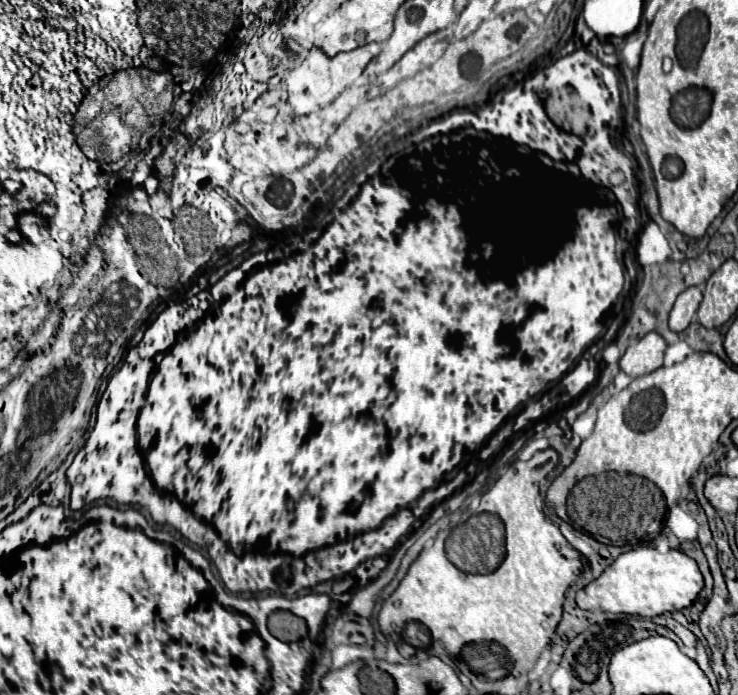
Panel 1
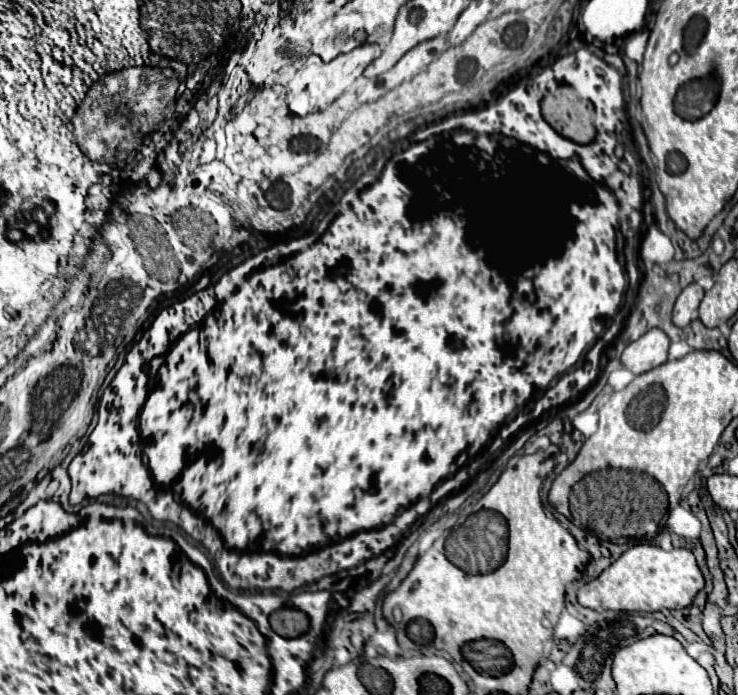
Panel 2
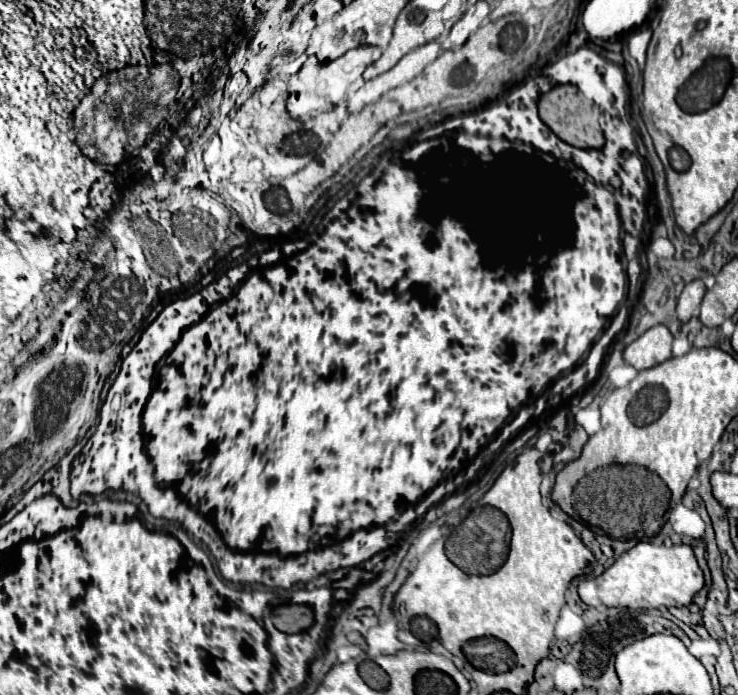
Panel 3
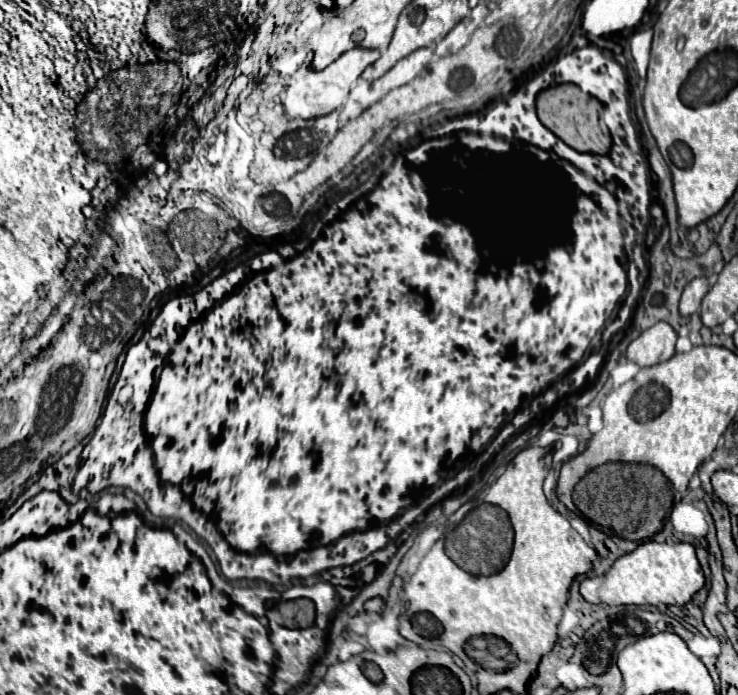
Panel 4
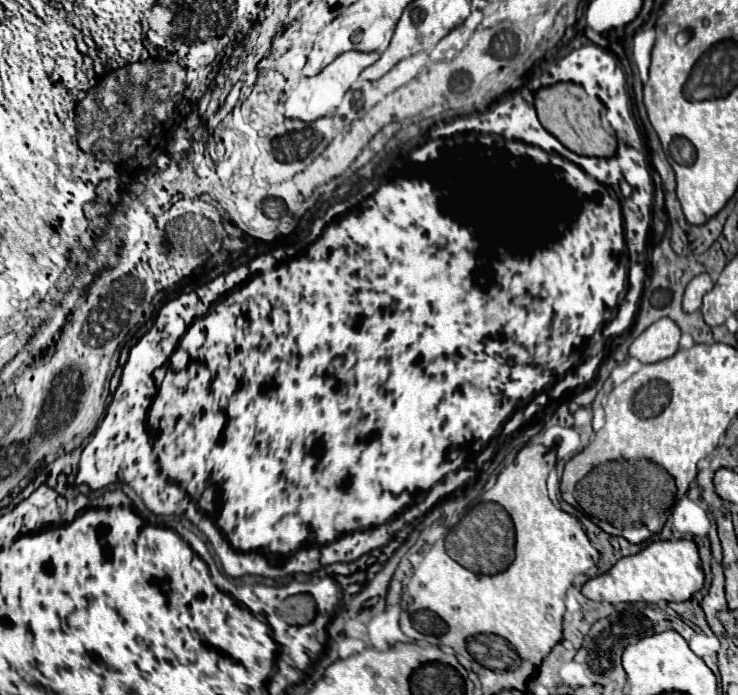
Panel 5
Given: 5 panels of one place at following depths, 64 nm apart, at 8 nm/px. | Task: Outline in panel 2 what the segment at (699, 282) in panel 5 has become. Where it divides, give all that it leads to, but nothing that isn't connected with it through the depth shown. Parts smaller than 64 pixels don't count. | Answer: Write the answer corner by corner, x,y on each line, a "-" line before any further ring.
690,284
682,290
682,294
678,296
678,300
674,304
674,312
672,312
674,326
686,328
692,322
702,296
704,296
704,290
698,284

